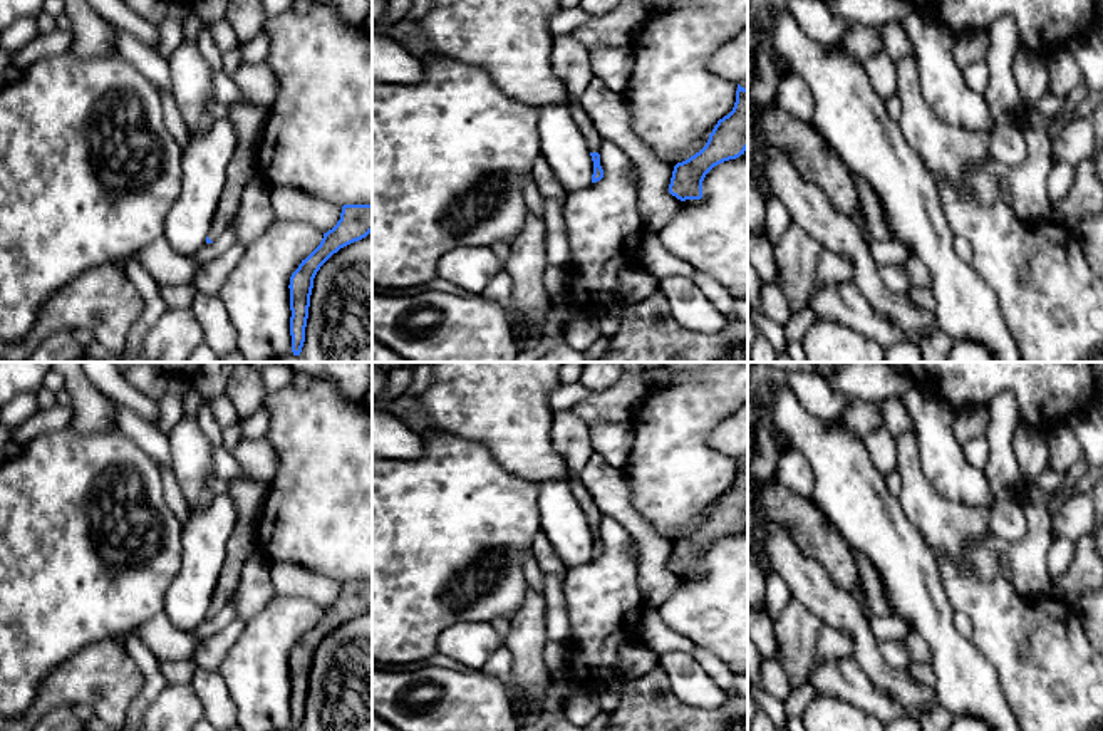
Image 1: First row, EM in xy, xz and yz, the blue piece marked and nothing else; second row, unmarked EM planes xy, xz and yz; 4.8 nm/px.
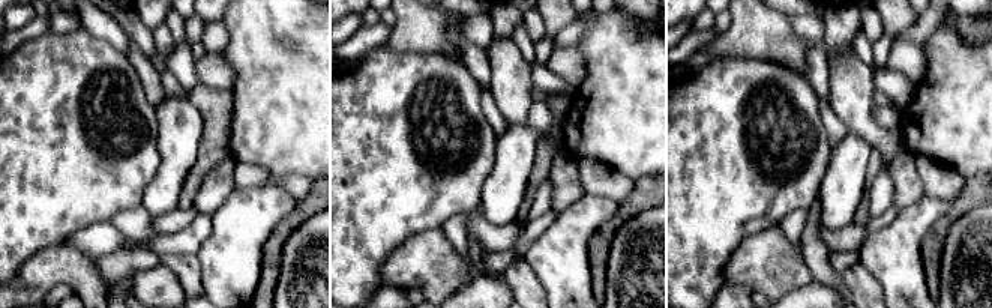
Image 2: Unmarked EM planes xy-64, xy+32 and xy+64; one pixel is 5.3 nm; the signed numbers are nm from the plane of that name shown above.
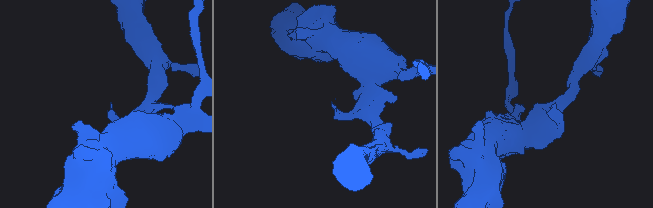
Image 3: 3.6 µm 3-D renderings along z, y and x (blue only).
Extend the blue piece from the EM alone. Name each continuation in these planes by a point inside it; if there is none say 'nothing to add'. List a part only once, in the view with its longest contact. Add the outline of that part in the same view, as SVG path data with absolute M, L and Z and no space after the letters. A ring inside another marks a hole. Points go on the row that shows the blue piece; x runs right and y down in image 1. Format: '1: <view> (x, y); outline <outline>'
1: xz (589, 131); outline M568 101L568 109L585 139L588 151L598 153L603 139L593 126L592 119L585 114L578 101Z

